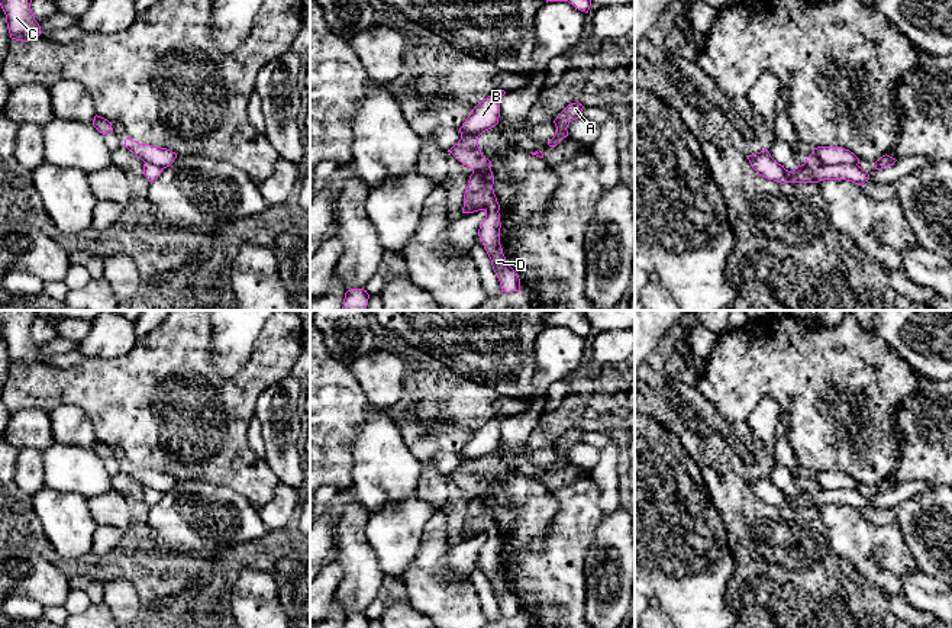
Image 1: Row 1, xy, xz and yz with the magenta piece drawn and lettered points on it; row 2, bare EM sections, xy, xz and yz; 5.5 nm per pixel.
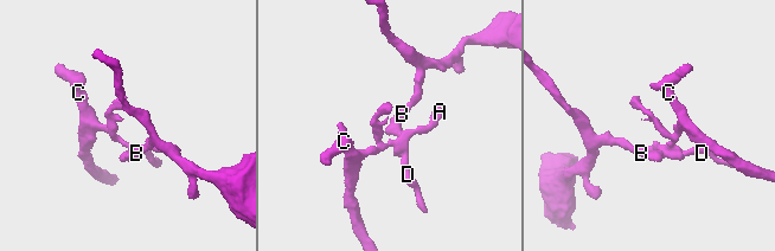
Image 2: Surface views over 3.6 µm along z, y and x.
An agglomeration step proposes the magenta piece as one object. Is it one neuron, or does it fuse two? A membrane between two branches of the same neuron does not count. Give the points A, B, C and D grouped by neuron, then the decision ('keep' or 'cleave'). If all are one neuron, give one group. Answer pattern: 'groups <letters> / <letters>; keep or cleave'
groups A C D / B; cleave

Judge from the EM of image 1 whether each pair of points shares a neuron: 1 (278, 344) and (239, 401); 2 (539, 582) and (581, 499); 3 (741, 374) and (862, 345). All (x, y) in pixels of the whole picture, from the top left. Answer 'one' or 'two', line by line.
1: one
2: one
3: one

